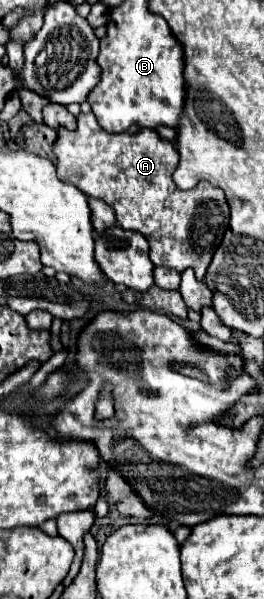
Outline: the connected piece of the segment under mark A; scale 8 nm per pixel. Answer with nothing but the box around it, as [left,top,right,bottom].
[52,112,230,280]

